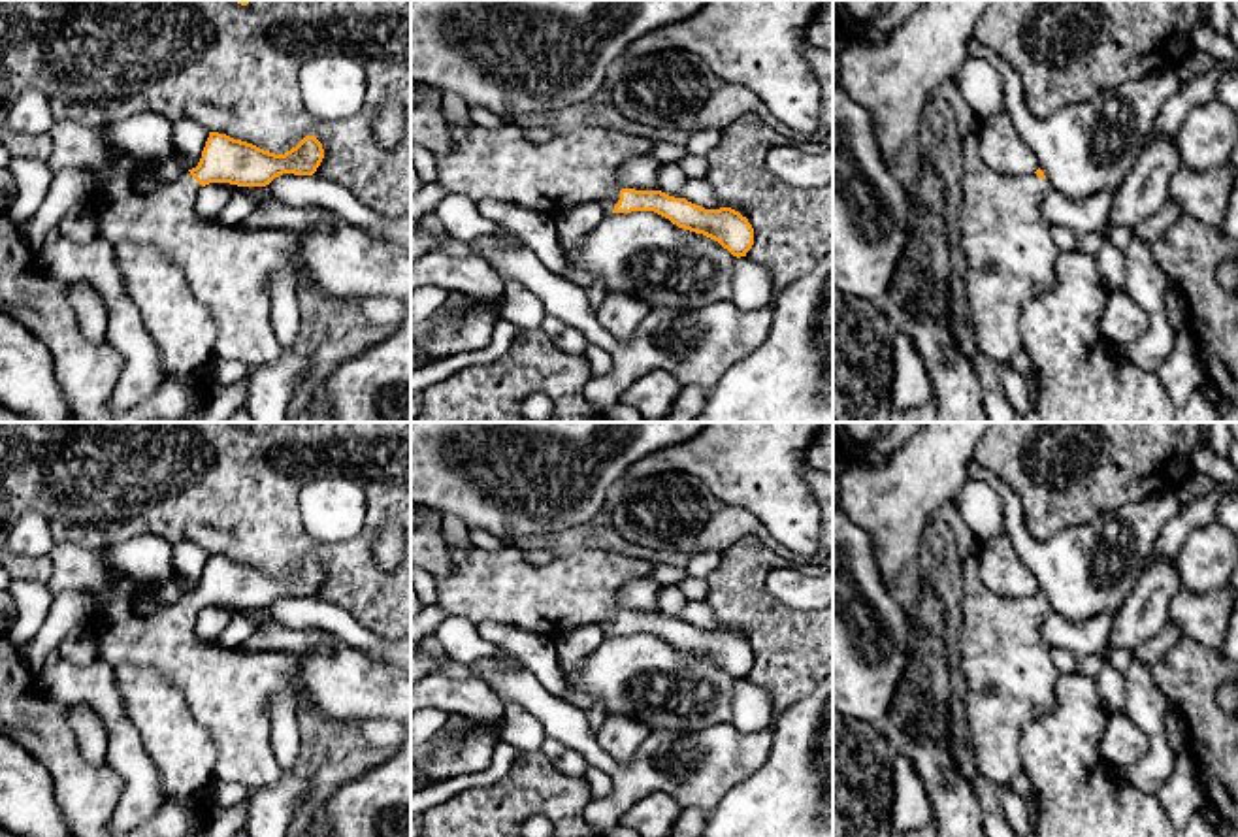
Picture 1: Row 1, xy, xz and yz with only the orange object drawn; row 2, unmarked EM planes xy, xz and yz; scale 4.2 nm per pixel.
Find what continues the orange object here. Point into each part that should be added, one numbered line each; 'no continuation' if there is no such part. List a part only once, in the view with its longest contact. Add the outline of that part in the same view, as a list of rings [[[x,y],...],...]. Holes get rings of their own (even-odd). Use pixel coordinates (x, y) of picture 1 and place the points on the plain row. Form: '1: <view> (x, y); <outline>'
1: xz (502, 587); [[[447,541],[448,543],[448,541]],[[448,543],[454,571],[435,583],[437,605],[473,624],[494,622],[556,639],[562,633],[595,624],[612,635],[620,622],[618,590],[631,579],[650,577],[654,564],[607,549],[580,549],[556,556],[545,566],[529,564],[511,543],[499,550],[458,549]]]

